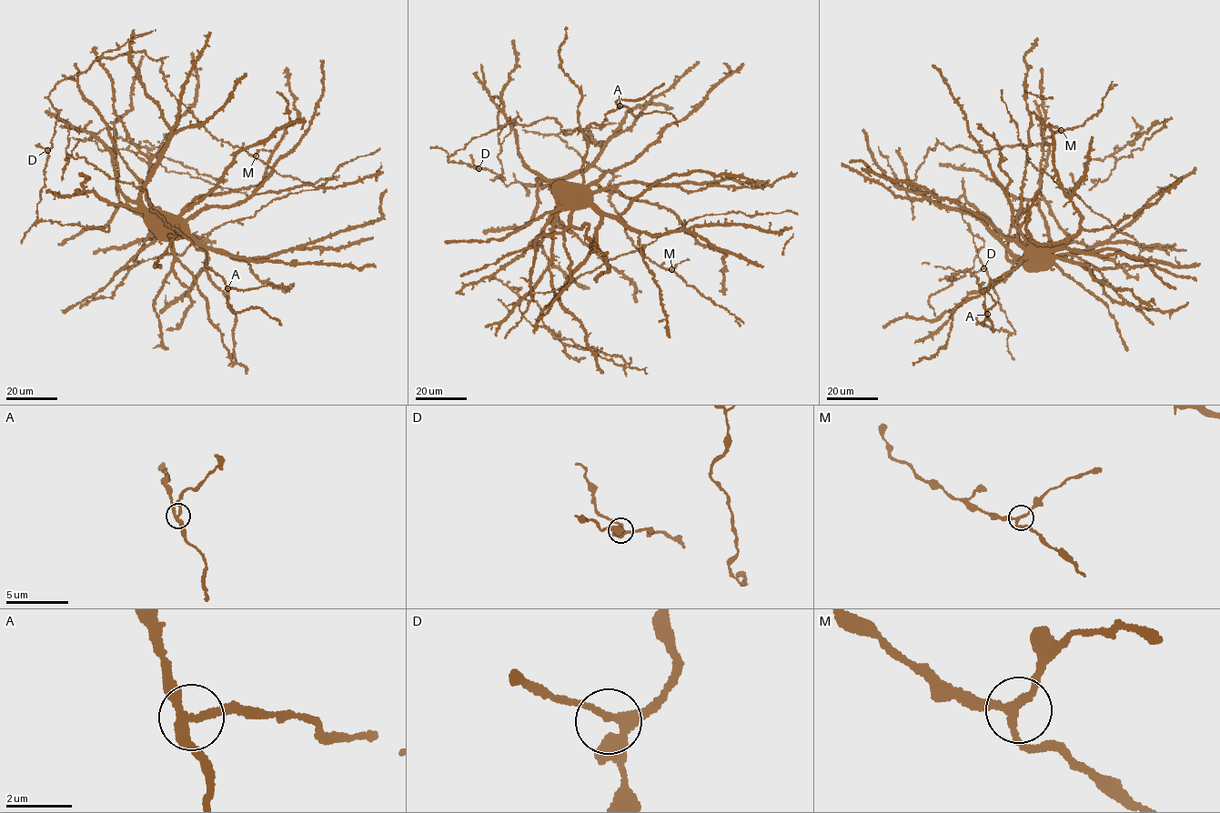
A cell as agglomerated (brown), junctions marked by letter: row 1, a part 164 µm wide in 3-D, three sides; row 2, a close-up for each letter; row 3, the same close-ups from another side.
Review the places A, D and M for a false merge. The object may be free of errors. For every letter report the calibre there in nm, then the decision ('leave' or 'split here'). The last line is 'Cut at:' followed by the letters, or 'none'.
A: 240 nm thick; split here
D: 220 nm thick; leave
M: 190 nm thick; leave
Cut at: A

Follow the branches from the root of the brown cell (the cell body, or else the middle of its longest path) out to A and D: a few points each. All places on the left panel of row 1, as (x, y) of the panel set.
A: (146, 215), (145, 185), (78, 84), (62, 80), (48, 97), (68, 127), (66, 157), (144, 191), (227, 288)
D: (146, 215), (145, 185), (70, 78), (48, 95), (59, 114), (47, 150)

